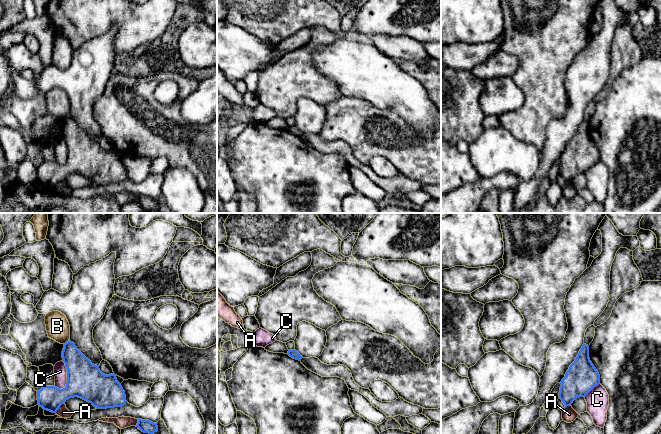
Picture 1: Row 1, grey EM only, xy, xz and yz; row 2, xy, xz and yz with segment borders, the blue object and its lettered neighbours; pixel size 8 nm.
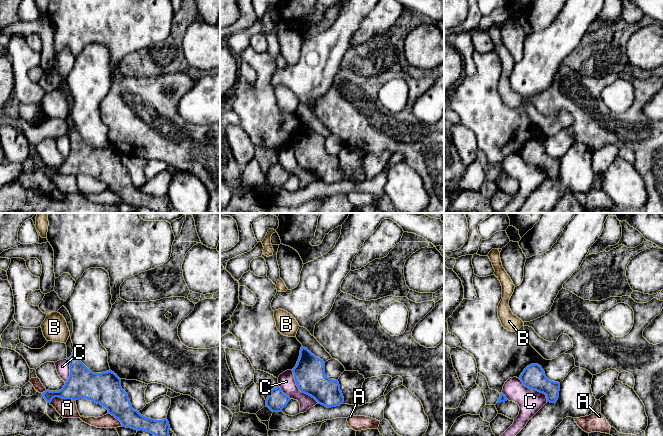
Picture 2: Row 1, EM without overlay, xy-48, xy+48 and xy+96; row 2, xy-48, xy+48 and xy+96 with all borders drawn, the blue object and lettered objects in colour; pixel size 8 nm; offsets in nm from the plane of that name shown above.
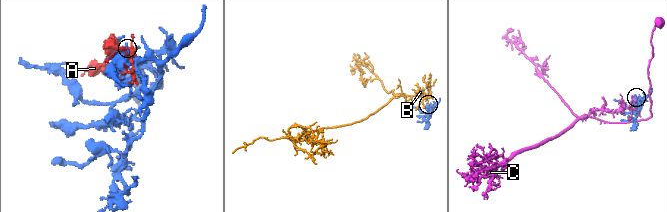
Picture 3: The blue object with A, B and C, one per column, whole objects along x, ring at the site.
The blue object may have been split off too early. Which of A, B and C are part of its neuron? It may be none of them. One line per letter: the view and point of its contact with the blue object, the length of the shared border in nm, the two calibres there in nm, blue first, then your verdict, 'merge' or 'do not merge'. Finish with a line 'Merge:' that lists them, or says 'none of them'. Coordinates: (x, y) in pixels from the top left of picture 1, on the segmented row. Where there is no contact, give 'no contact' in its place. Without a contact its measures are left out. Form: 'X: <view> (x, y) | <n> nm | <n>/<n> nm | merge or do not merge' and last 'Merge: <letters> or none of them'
A: xy (58, 408) | 100 nm | 200/90 nm | do not merge
B: xy (66, 342) | 60 nm | 200/190 nm | do not merge
C: xy (67, 377) | 240 nm | 280/110 nm | do not merge
Merge: none of them

